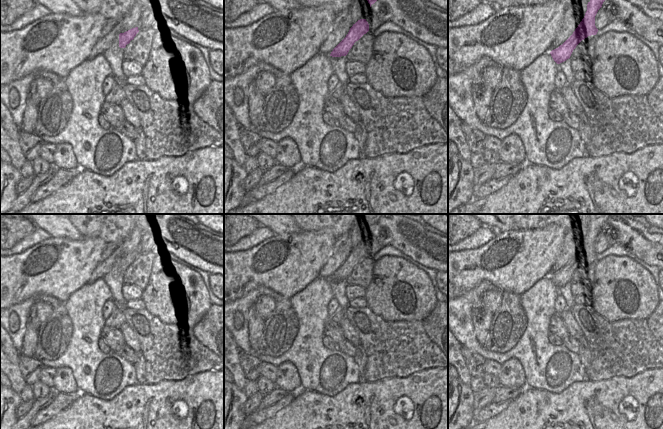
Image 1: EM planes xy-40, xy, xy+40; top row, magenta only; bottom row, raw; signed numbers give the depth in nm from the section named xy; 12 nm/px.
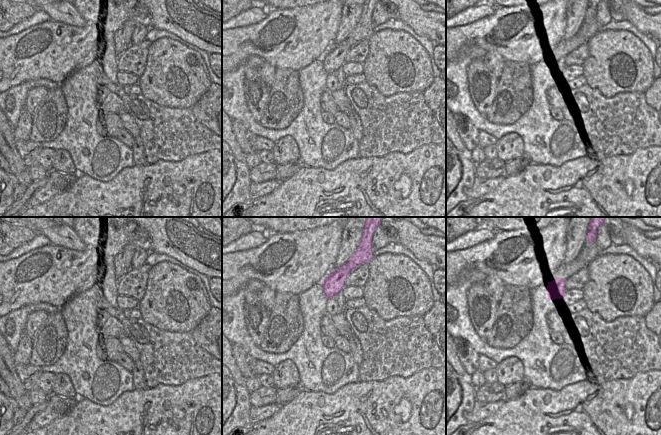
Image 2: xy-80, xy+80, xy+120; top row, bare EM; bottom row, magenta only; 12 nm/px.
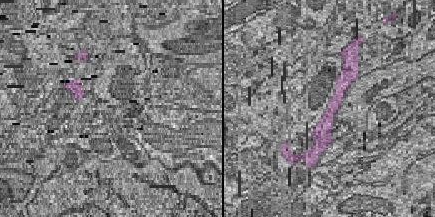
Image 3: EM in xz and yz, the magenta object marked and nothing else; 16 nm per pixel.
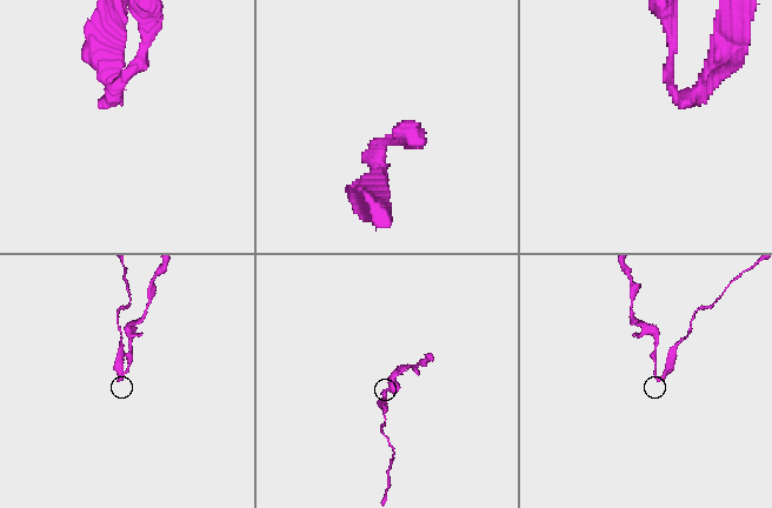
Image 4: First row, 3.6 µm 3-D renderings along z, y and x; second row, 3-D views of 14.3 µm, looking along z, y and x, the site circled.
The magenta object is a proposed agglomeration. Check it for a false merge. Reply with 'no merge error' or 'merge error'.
merge error

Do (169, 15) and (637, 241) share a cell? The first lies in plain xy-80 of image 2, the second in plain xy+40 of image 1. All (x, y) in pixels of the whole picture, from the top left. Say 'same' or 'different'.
same

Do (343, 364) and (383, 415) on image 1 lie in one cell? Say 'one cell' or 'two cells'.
two cells

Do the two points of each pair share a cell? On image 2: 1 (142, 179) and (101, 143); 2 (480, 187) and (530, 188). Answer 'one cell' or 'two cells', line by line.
1: two cells
2: two cells

